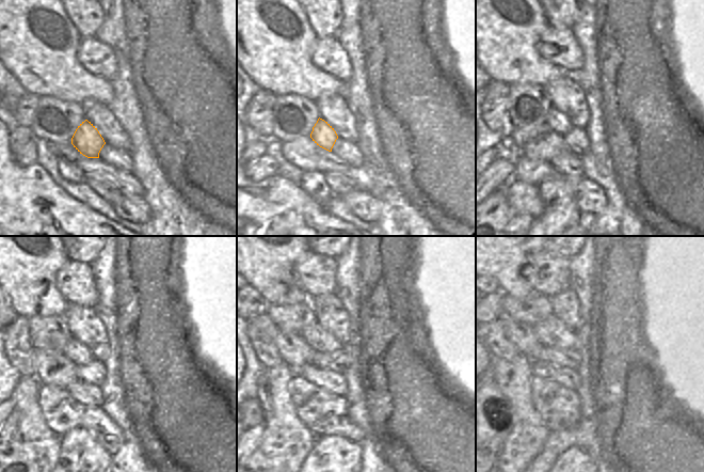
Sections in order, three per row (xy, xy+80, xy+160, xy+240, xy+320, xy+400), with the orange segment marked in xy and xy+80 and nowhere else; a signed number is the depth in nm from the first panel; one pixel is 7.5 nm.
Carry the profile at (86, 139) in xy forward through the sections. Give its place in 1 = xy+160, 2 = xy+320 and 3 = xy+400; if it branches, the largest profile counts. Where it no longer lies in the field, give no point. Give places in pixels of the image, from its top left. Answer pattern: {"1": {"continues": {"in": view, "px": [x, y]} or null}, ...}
{"1": {"continues": {"in": "xy+160", "px": [556, 120]}}, "2": {"continues": {"in": "xy+320", "px": [320, 340]}}, "3": {"continues": {"in": "xy+400", "px": [552, 332]}}}

